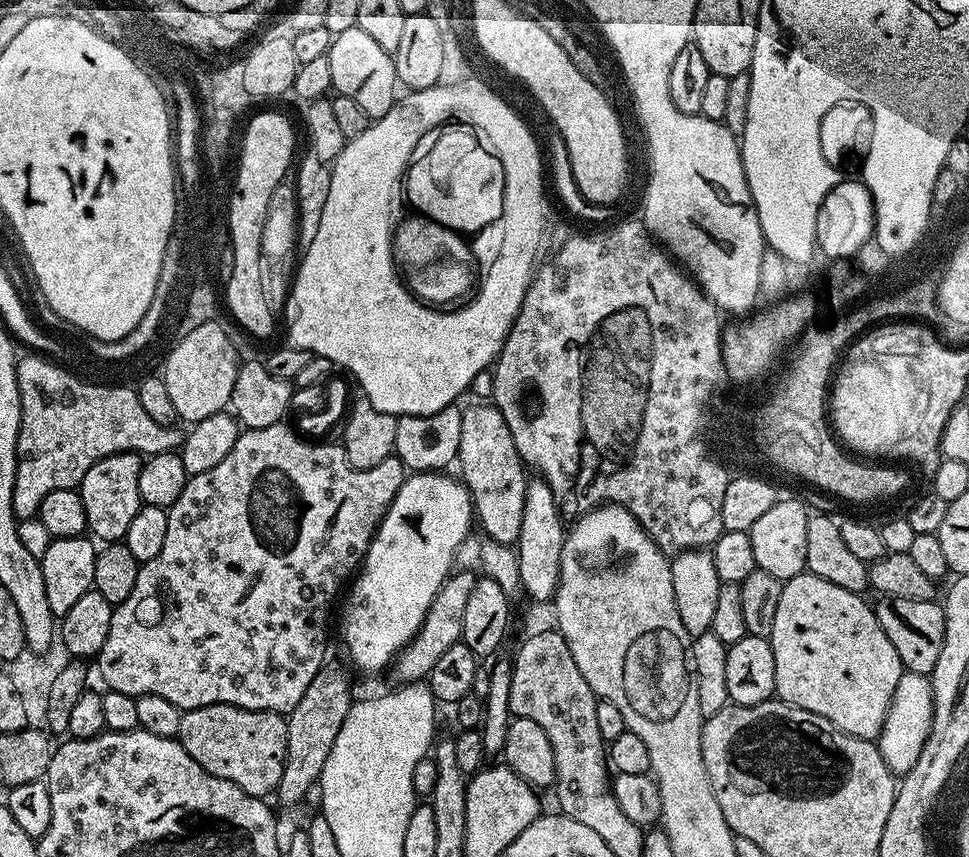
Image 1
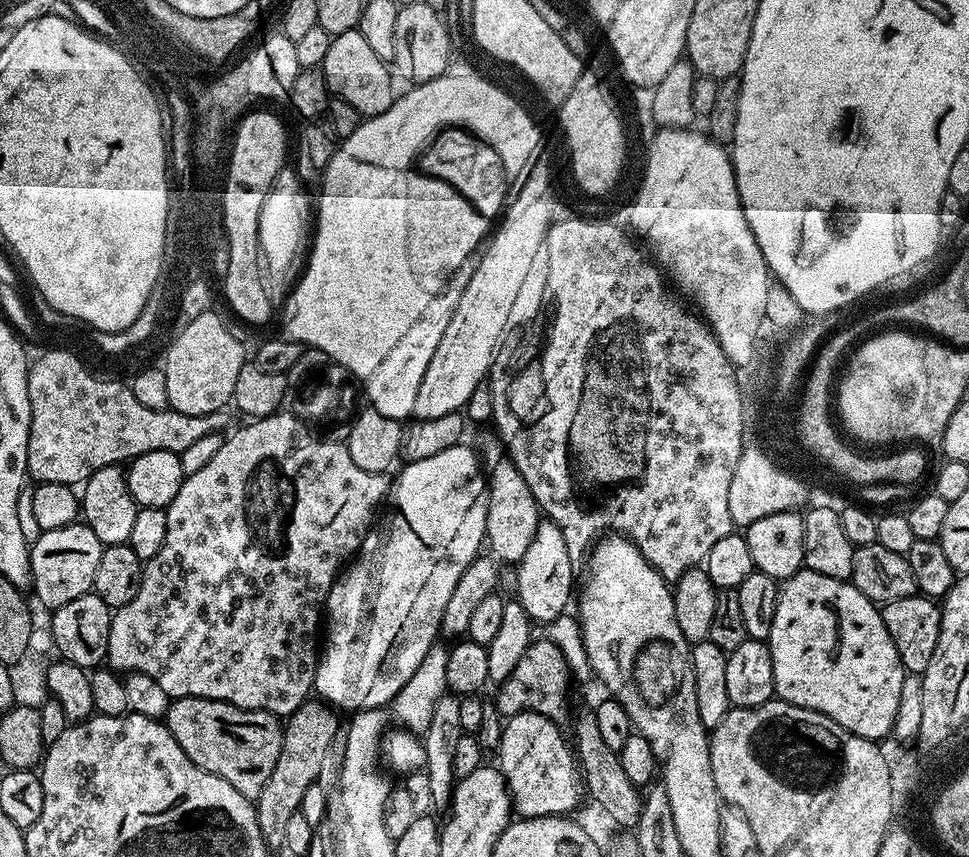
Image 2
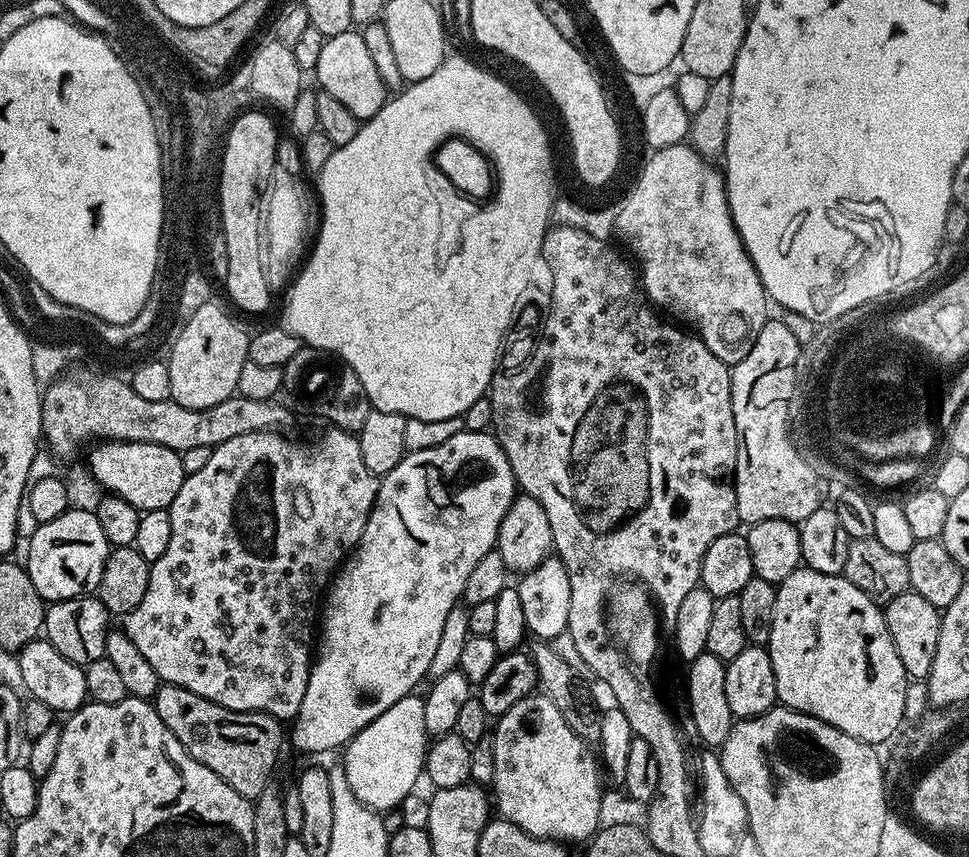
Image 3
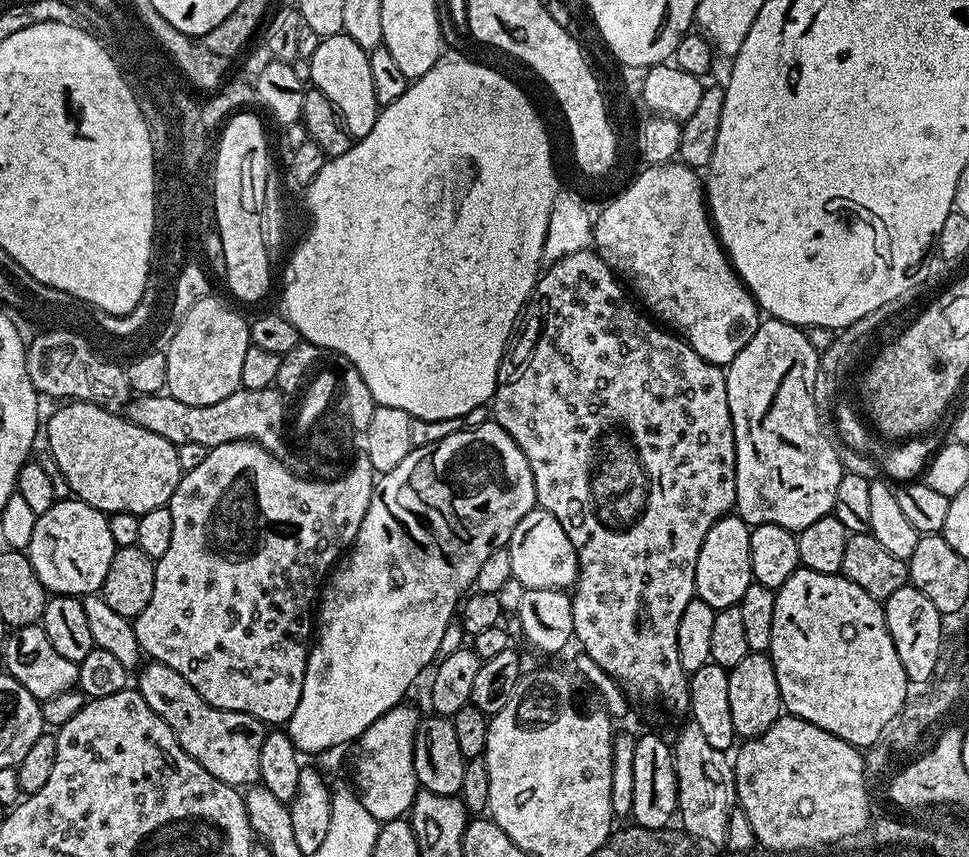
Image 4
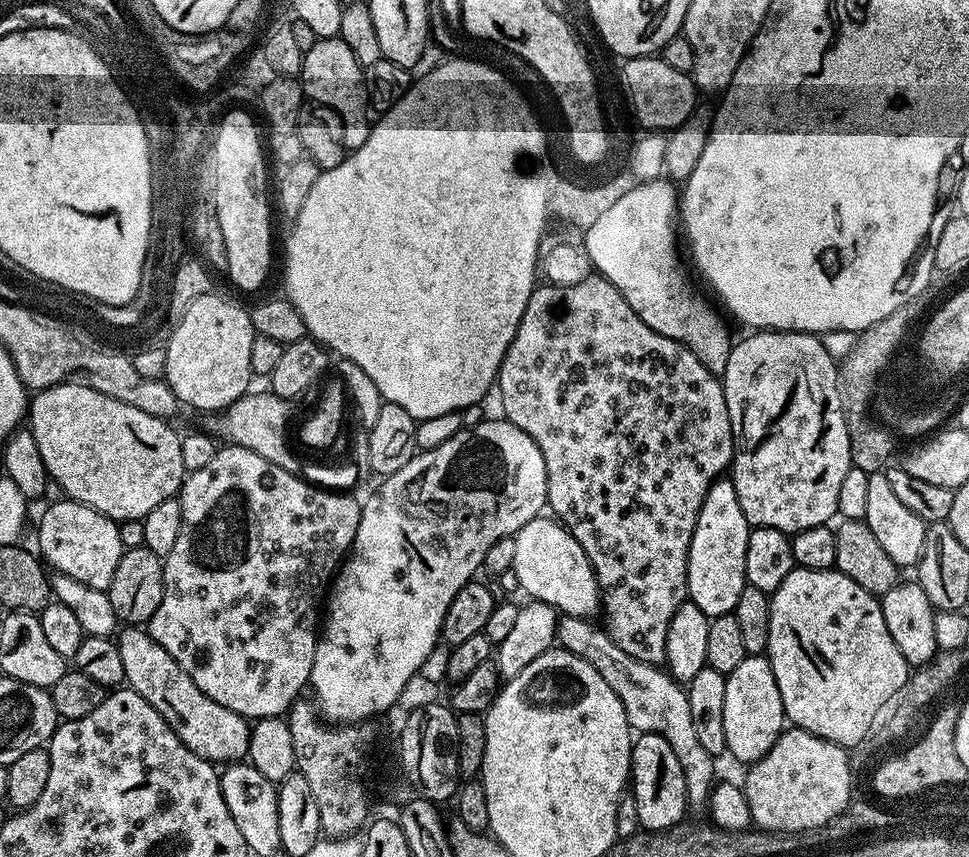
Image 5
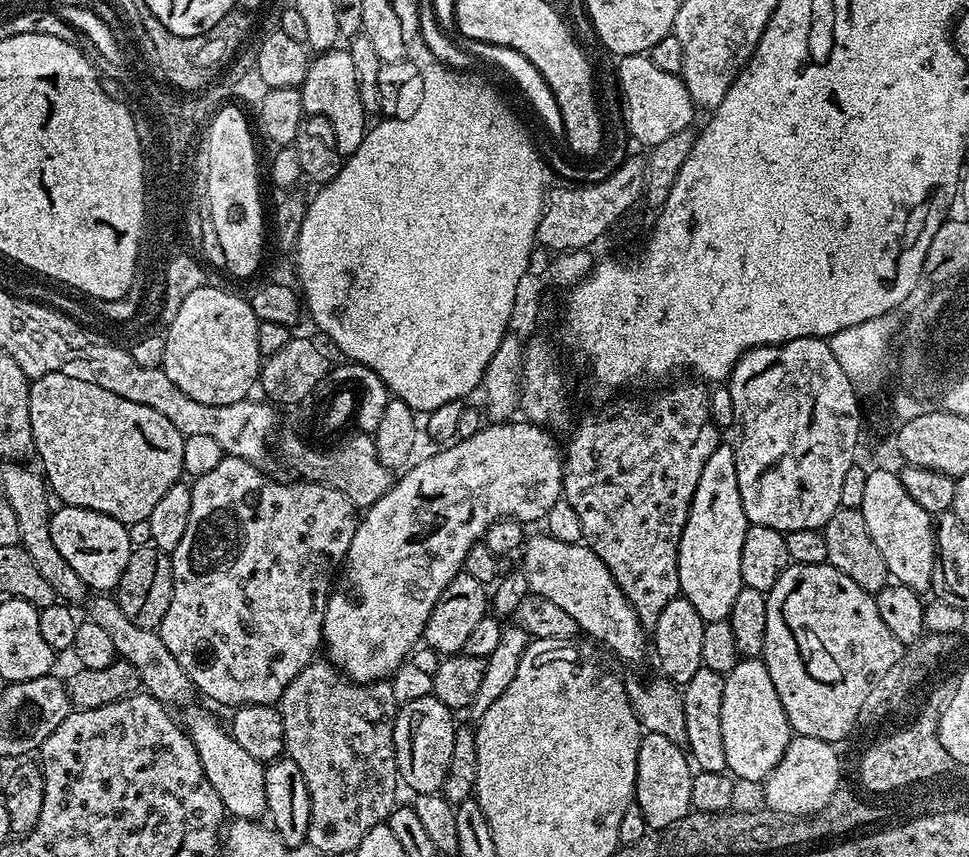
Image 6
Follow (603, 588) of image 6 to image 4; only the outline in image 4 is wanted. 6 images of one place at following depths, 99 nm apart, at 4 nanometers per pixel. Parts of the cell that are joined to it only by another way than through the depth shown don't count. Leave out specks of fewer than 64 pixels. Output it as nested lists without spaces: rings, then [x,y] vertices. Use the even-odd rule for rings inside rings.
[[[537,506],[528,512],[510,534],[506,545],[510,554],[510,570],[512,578],[517,579],[526,588],[558,588],[568,590],[575,585],[576,553],[570,538],[566,538],[566,530],[562,530],[562,522],[554,518],[554,514]]]

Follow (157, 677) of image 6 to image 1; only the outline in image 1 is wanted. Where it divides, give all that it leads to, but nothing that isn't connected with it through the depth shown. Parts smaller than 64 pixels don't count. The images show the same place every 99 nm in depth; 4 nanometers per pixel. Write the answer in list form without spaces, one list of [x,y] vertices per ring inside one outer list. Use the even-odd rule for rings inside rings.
[[[229,704],[187,709],[180,718],[180,745],[210,774],[234,782],[251,796],[275,793],[286,762],[287,719],[279,712],[255,712]]]

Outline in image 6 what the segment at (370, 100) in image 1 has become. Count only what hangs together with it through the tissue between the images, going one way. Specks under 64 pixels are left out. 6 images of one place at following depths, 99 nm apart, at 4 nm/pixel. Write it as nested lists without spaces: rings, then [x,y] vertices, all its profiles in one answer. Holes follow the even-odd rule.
[[[340,46],[319,53],[309,63],[306,78],[299,89],[305,113],[326,118],[326,122],[330,122],[334,130],[338,154],[346,158],[352,156],[364,141],[366,113],[362,98],[358,98],[358,78],[354,74],[354,61],[350,59],[350,54]]]

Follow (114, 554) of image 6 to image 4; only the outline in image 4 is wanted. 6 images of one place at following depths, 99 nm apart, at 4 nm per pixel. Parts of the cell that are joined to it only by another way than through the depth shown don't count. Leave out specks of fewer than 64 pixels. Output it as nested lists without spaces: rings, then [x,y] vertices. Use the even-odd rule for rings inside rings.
[[[57,499],[46,514],[37,516],[26,551],[34,566],[34,574],[38,574],[49,593],[83,598],[99,593],[117,547],[114,538],[110,538],[105,513],[81,500],[67,499]]]

